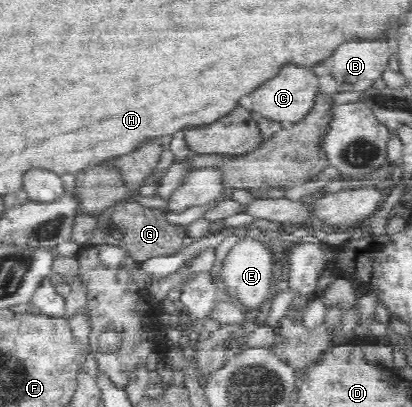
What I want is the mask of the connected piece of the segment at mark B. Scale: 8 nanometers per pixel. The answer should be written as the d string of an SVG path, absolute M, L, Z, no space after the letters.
M387 38L381 41L356 42L350 46L338 46L332 54L331 75L339 92L366 91L381 78L394 52L393 43Z

